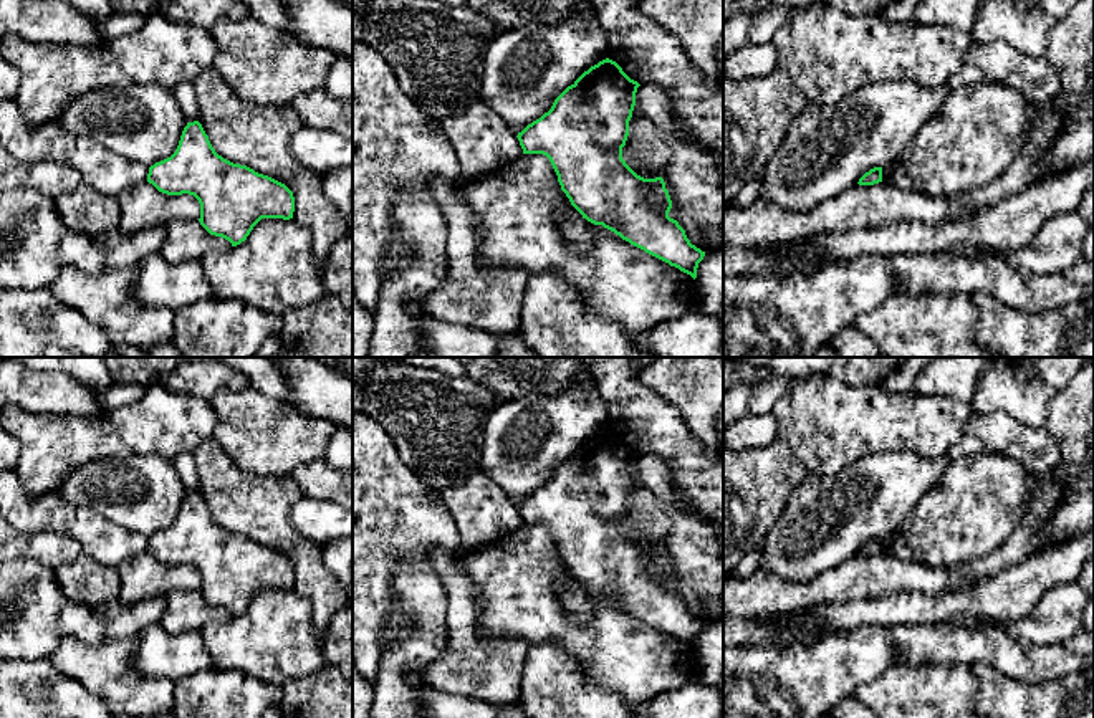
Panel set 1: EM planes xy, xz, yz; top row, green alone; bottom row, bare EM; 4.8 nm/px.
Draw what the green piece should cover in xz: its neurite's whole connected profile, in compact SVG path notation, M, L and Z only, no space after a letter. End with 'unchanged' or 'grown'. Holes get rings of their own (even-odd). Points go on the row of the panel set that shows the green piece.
M606 58L516 137L523 154L549 159L561 190L583 218L695 280L705 251L669 217L672 200L664 179L644 179L622 159L639 86Z; unchanged

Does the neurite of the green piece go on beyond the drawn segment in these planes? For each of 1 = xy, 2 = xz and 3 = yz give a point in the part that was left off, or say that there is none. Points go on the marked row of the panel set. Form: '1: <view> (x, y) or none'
1: none
2: none
3: none

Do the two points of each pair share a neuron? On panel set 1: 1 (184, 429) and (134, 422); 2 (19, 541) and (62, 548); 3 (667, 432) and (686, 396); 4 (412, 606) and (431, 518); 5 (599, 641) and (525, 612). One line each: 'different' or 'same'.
1: same
2: same
3: different
4: different
5: same

